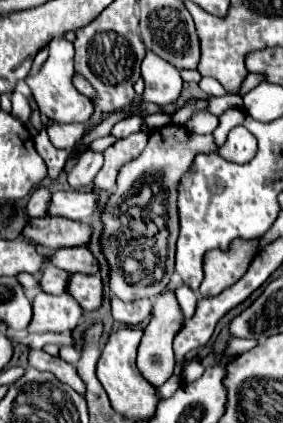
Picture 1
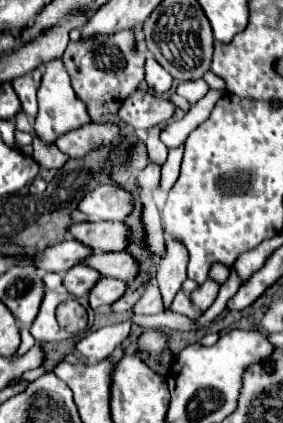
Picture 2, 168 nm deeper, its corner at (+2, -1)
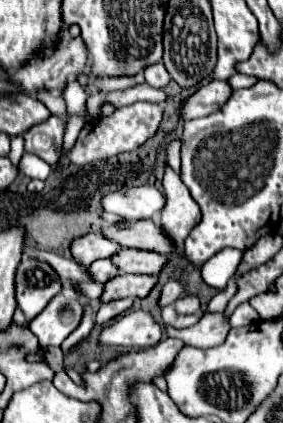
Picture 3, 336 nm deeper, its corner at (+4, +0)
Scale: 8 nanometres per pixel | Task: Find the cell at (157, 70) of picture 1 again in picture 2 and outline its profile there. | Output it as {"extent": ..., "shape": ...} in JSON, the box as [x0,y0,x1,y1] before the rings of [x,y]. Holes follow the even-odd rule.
{"extent":[145,55,173,95],"shape":[[[151,55],[147,57],[147,63],[145,63],[145,81],[157,95],[167,93],[173,85],[173,77]]]}

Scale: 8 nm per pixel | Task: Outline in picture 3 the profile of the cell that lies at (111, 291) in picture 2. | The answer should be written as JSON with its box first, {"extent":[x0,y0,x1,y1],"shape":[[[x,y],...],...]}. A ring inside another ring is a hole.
{"extent":[101,274,157,302],"shape":[[[119,274],[109,284],[105,284],[101,302],[109,302],[117,298],[145,298],[153,290],[155,284],[157,284],[157,276]]]}

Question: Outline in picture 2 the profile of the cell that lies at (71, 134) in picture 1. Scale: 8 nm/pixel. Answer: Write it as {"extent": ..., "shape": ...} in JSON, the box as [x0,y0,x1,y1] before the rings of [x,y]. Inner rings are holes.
{"extent":[55,123,119,159],"shape":[[[101,123],[101,125],[85,125],[79,129],[73,129],[61,137],[57,137],[55,145],[67,153],[71,159],[85,157],[91,147],[103,147],[109,145],[119,135],[119,127],[113,123]]]}

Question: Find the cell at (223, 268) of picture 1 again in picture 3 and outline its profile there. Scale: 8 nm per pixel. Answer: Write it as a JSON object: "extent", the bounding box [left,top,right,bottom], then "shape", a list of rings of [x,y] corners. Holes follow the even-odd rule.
{"extent":[173,296,199,314],"shape":[[[185,296],[179,298],[177,302],[173,302],[173,308],[177,310],[177,314],[199,314],[199,298],[197,296]]]}

